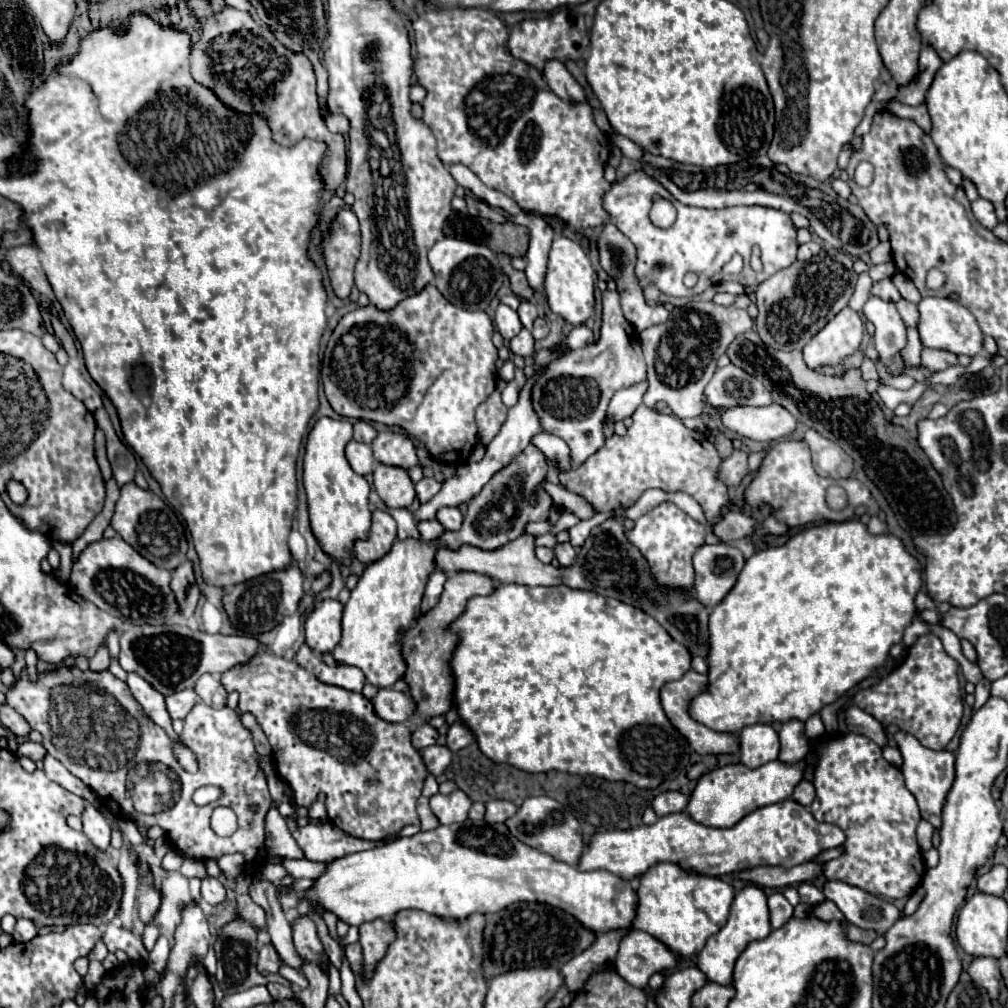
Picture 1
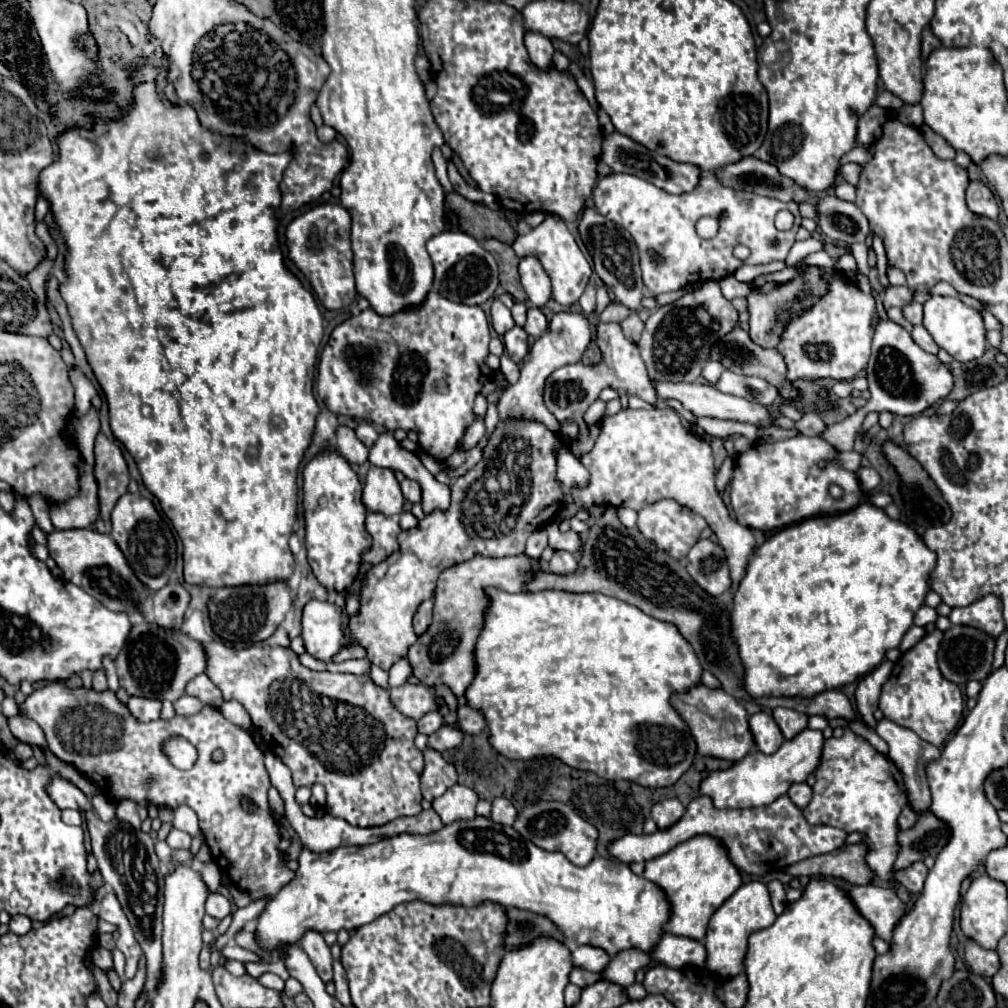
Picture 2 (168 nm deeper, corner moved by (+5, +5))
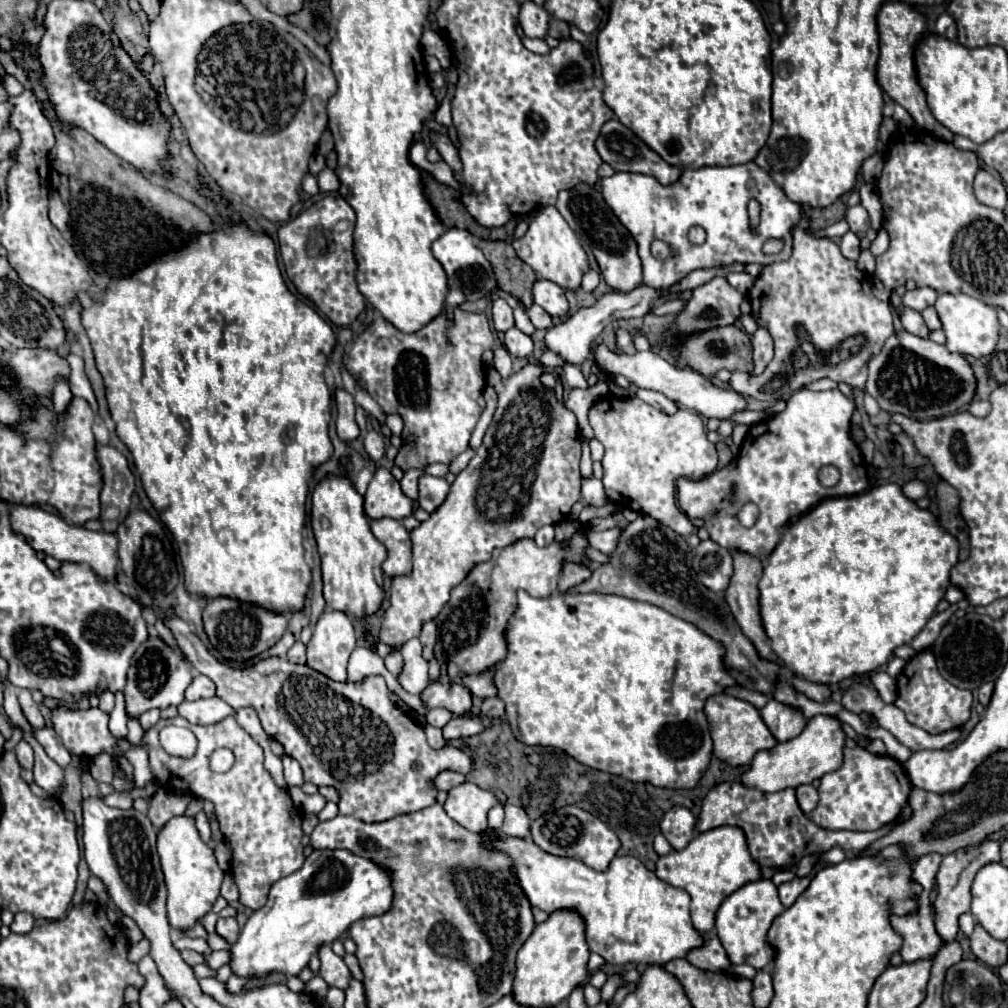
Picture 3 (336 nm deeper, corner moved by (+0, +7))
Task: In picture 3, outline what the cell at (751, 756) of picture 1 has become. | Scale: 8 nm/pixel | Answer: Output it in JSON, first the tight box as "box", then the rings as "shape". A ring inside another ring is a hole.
{"box":[760,698,806,742],"shape":[[[770,698],[768,704],[760,710],[760,716],[778,742],[788,742],[796,738],[806,724],[800,712],[796,712],[794,708],[788,708],[786,704],[776,702],[774,698]]]}

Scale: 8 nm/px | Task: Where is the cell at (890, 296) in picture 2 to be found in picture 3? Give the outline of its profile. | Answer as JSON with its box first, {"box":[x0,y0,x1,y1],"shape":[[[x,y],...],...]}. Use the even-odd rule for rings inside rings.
{"box":[902,288,938,310],"shape":[[[914,288],[914,290],[908,290],[904,296],[902,296],[902,302],[904,306],[912,308],[912,310],[924,310],[926,306],[934,306],[938,294],[936,290],[932,288]]]}

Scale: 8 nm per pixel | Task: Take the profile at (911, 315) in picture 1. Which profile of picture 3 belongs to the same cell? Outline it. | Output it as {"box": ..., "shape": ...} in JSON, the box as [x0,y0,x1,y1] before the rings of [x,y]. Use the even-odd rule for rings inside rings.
{"box":[922,306,940,330],"shape":[[[928,306],[926,310],[922,310],[922,318],[924,318],[924,322],[926,322],[926,326],[928,326],[930,330],[938,330],[938,328],[940,328],[938,314],[936,314],[936,310],[934,310],[932,306]]]}

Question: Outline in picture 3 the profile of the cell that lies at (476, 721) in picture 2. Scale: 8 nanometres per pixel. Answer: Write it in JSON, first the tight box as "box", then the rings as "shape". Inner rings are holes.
{"box":[480,698,504,718],"shape":[[[486,698],[480,706],[480,714],[486,718],[502,718],[504,716],[504,702],[500,698]]]}

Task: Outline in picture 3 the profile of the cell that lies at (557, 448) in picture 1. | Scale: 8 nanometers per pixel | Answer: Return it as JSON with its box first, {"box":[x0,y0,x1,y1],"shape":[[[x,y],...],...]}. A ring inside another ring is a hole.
{"box":[582,478,608,506],"shape":[[[582,478],[582,504],[586,506],[604,506],[608,502],[604,494],[604,486],[600,480],[594,478]]]}

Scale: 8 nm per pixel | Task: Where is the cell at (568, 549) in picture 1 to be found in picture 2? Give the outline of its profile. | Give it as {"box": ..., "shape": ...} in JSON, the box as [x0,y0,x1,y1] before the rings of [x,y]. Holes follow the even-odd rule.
{"box":[549,550,577,576],"shape":[[[557,550],[553,554],[553,558],[549,560],[549,570],[553,574],[559,574],[559,576],[567,576],[567,574],[573,574],[577,570],[577,560],[573,558],[573,554],[565,552],[565,550]]]}

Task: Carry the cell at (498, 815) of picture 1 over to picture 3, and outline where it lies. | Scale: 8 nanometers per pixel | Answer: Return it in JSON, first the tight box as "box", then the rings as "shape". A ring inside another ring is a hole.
{"box":[500,804,530,838],"shape":[[[506,804],[504,810],[506,810],[506,818],[504,818],[504,824],[502,824],[500,830],[502,830],[504,834],[508,834],[508,836],[528,838],[528,824],[530,824],[530,820],[528,820],[524,808]]]}

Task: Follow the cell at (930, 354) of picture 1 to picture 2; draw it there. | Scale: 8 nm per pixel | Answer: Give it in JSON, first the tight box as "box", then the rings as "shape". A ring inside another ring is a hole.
{"box":[911,326,939,354],"shape":[[[913,326],[911,336],[913,336],[913,340],[915,340],[925,352],[931,352],[931,354],[937,354],[937,352],[939,352],[939,346],[937,346],[935,340],[931,338],[931,334],[925,330],[925,326]]]}

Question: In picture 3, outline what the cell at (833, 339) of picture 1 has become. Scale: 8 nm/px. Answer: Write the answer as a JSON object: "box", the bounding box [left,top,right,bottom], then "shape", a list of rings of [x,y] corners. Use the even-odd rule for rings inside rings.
{"box":[730,228,894,404],"shape":[[[806,228],[794,230],[794,252],[790,260],[766,266],[752,286],[748,298],[752,304],[752,316],[756,318],[758,326],[766,326],[774,338],[775,353],[772,362],[760,376],[752,376],[748,372],[732,372],[730,388],[760,402],[774,404],[778,400],[788,400],[792,392],[820,378],[846,382],[848,386],[862,390],[868,376],[868,360],[880,352],[884,340],[894,332],[892,306],[872,294],[870,278],[856,268],[854,260],[844,258],[830,238],[816,238]]]}

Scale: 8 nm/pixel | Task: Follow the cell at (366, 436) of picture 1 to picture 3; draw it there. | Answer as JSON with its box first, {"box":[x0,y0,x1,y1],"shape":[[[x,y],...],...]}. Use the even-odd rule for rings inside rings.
{"box":[364,430,384,462],"shape":[[[376,430],[366,432],[366,436],[364,436],[364,448],[366,448],[368,456],[374,462],[380,460],[384,456],[384,436],[380,432],[376,432]]]}

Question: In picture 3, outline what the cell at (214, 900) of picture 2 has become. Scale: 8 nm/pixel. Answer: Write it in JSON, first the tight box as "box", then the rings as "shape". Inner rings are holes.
{"box":[216,918,238,942],"shape":[[[218,918],[218,922],[216,922],[216,932],[222,936],[222,938],[226,938],[228,942],[236,942],[236,938],[238,938],[238,922],[236,922],[236,918]]]}

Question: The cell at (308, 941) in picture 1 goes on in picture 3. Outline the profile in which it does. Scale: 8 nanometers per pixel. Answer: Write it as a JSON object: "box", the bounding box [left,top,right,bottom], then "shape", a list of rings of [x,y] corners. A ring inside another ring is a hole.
{"box":[318,944,350,990],"shape":[[[328,944],[320,946],[318,958],[320,958],[320,962],[322,962],[322,966],[320,966],[320,976],[324,978],[324,982],[326,982],[328,986],[336,986],[336,988],[346,990],[346,988],[348,988],[350,970],[348,970],[348,966],[344,964],[344,960],[342,960],[340,956],[336,956]]]}

